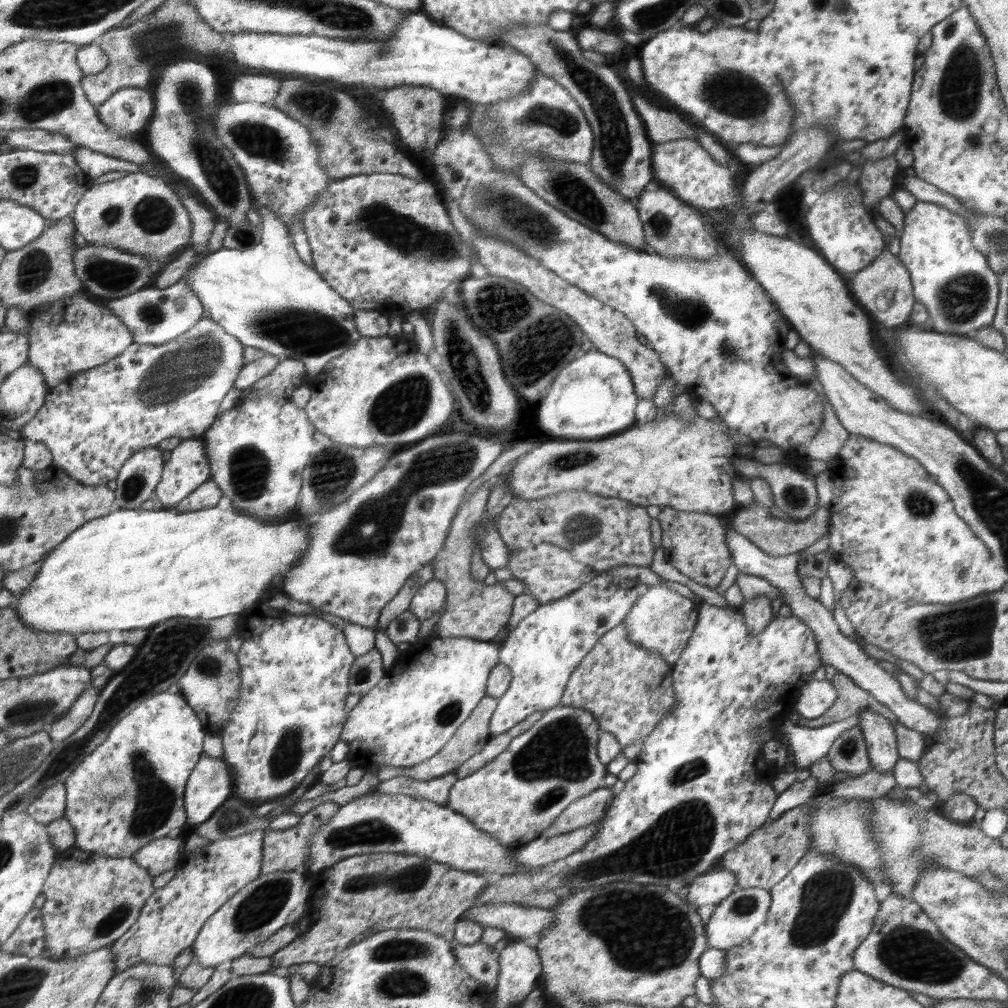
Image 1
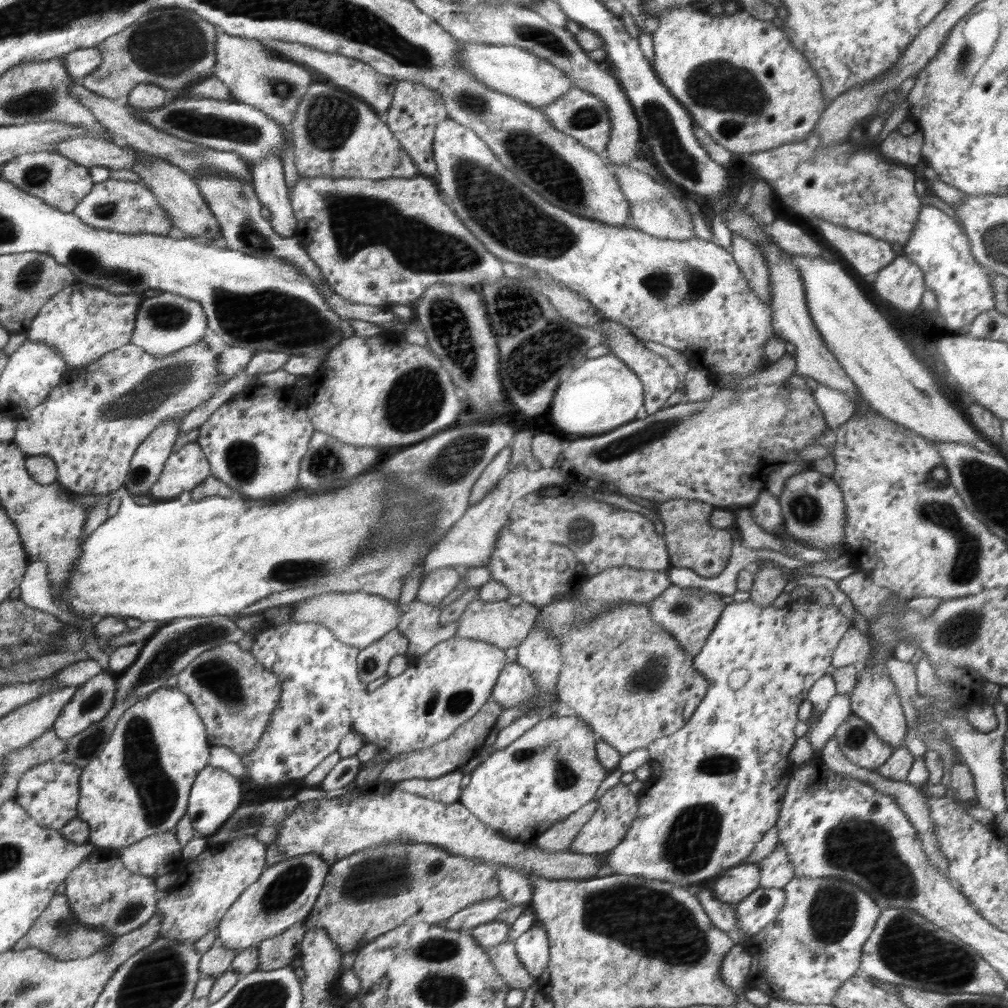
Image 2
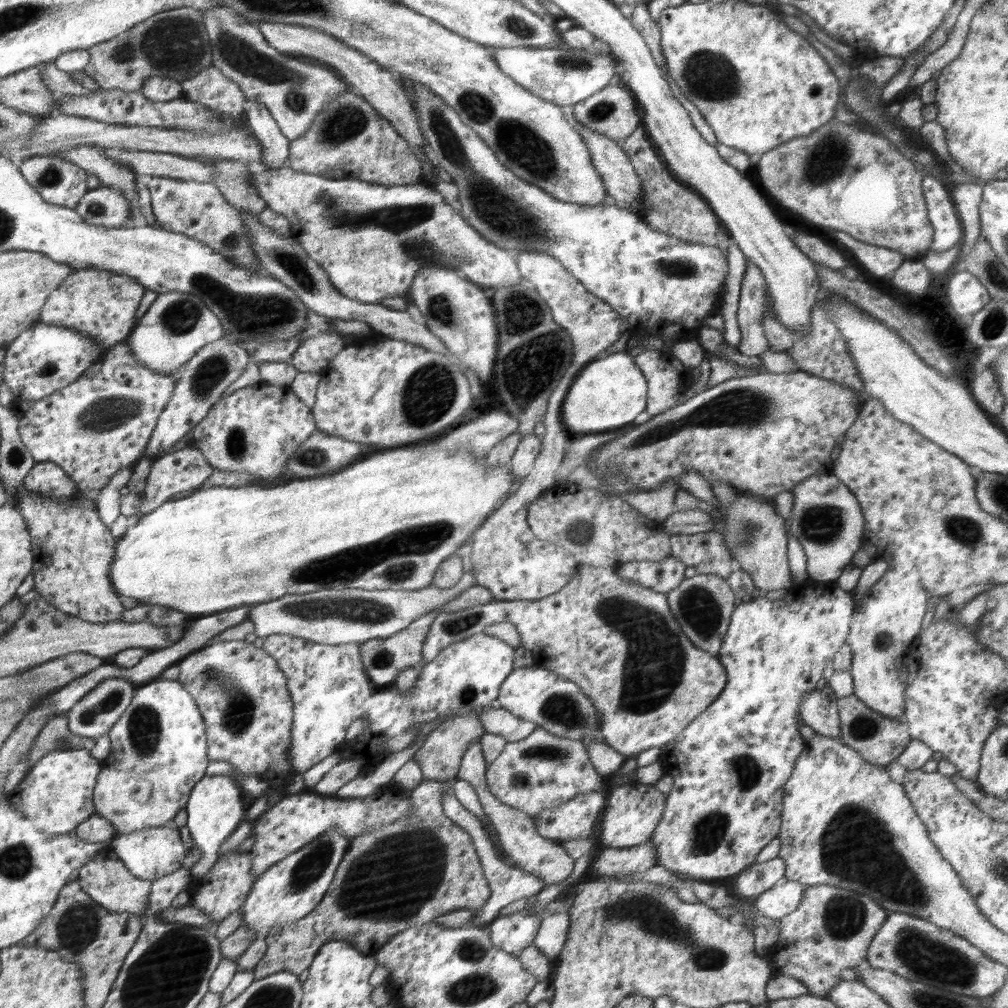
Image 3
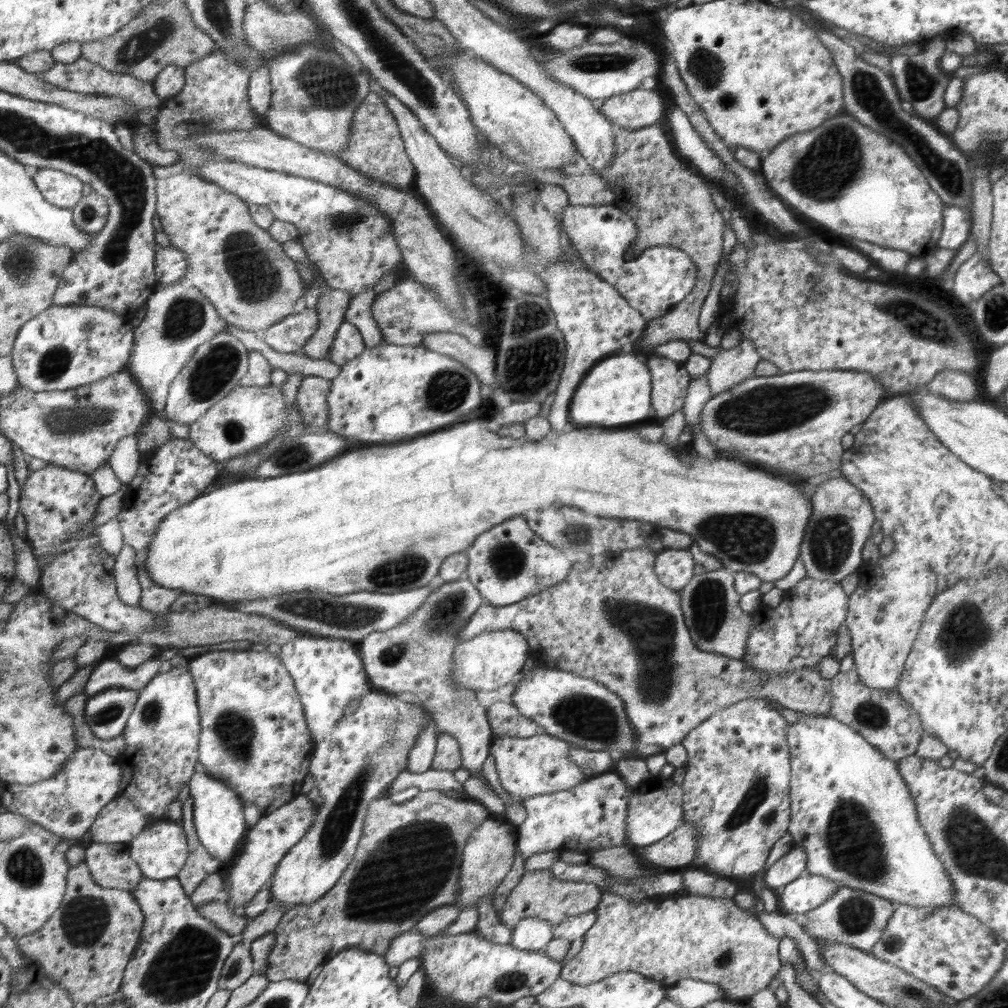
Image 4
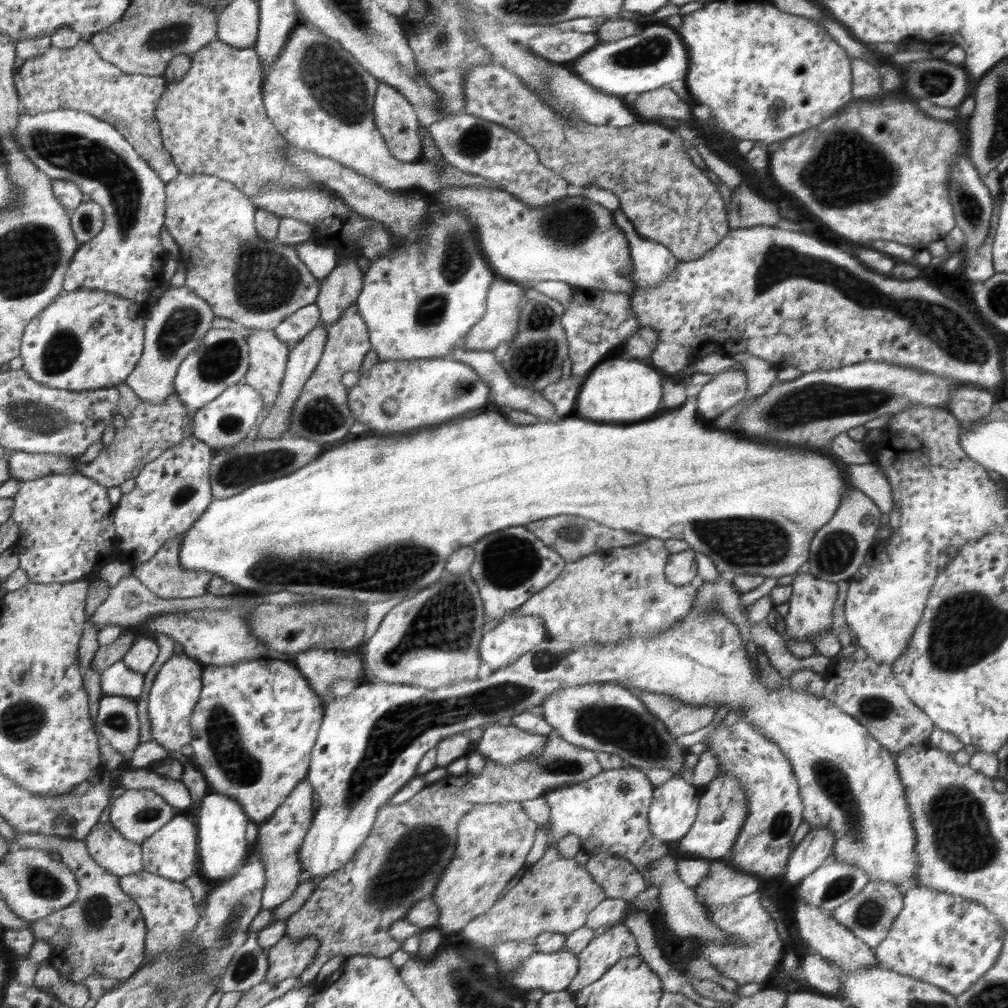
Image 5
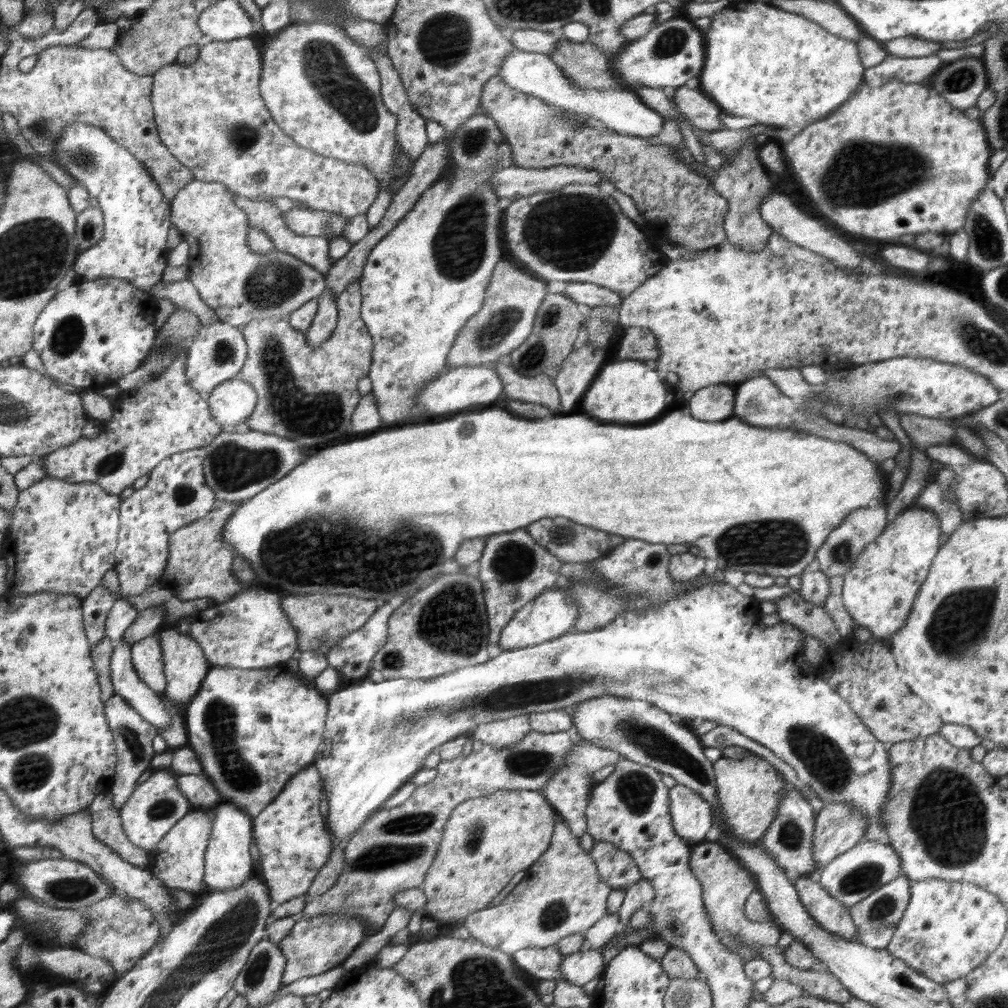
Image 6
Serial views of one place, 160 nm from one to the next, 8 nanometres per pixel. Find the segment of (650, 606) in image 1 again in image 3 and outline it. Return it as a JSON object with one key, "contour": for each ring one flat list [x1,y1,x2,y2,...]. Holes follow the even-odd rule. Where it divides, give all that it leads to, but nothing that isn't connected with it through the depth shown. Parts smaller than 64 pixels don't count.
{"contour":[[696,574,684,579,678,588,668,593,670,613,678,623,690,643,706,652,717,654,728,634,730,616,736,608,735,594,730,590,725,578,717,574]]}

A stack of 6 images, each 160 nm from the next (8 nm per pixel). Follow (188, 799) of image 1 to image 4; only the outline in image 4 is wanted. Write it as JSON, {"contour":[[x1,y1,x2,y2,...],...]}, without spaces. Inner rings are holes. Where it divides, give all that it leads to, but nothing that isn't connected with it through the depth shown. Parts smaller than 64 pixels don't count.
{"contour":[[195,771,189,786,189,796,193,800,193,825,198,840,212,856,218,858,221,866,231,865,239,854,238,848,246,832,242,802,238,800,234,789,207,773]]}

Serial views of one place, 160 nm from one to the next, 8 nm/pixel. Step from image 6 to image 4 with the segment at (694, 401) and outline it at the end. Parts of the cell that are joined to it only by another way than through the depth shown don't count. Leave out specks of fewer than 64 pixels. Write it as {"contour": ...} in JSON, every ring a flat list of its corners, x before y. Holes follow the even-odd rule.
{"contour":[[743,338,737,346,728,350,720,346,712,348,701,340,685,341,693,353,712,358,707,370,707,385,713,395,730,390,734,385,754,376,755,366,761,361,750,339]]}

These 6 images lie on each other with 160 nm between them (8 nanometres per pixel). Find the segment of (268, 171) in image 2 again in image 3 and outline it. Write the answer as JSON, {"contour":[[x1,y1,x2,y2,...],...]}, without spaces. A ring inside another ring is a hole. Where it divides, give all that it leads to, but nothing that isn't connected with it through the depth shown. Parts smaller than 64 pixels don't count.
{"contour":[[257,100,251,101,254,103,248,113,246,112,246,120,248,120,250,130,265,148,265,162,260,168,267,170,282,169,287,166,291,142,281,134,268,109]]}

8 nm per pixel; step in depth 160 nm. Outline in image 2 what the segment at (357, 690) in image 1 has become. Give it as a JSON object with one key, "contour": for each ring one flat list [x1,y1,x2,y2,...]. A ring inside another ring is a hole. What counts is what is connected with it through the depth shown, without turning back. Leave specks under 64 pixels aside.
{"contour":[[394,629,384,638,364,648,358,655,358,669,362,682,368,685,383,676,390,675,389,664,398,655,404,655,410,647,409,638]]}

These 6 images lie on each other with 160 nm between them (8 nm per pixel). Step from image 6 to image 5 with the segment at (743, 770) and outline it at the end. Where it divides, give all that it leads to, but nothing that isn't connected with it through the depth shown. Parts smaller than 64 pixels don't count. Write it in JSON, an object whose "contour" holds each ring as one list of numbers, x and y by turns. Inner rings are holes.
{"contour":[[718,774,702,790,693,825,681,839,673,842,674,852,678,854,678,857,683,855,705,861,725,858,733,849,748,813,747,796,741,784,729,774]]}

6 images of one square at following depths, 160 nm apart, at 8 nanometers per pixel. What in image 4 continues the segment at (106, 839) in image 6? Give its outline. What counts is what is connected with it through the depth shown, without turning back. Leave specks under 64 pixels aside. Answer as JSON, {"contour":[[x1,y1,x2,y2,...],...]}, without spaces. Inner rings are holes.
{"contour":[[120,842,89,843,85,846,84,861,91,869,95,882,104,889,126,889,133,892,144,878,138,865,130,858,127,844]]}

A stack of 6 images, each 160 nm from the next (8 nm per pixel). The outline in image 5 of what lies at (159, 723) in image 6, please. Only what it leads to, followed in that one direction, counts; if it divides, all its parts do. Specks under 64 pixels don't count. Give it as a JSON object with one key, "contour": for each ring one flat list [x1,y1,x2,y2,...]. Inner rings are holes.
{"contour":[[121,659,102,672,101,689,104,695,124,695,138,699,144,685,143,677,140,673,130,671]]}

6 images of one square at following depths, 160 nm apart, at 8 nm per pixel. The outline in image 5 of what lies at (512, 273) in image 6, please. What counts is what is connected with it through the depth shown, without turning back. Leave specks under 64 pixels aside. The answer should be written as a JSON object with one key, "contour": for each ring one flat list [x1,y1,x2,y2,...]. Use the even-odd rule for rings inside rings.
{"contour":[[499,277,490,285,488,291,488,308,486,314,482,316,480,322,477,322,460,342,467,349,473,351,494,350,500,342,508,342,514,340,520,334,520,318,516,318,518,308,524,306,524,302,520,302,520,296,526,288,518,286,517,281,507,280]]}

